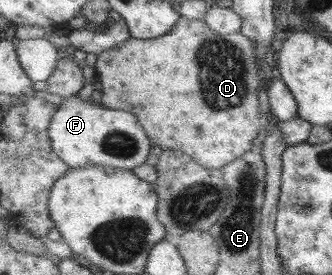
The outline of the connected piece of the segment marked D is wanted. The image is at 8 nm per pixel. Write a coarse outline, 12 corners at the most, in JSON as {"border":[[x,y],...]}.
{"border":[[180,16],[95,63],[102,106],[208,169],[263,126],[256,42]]}

